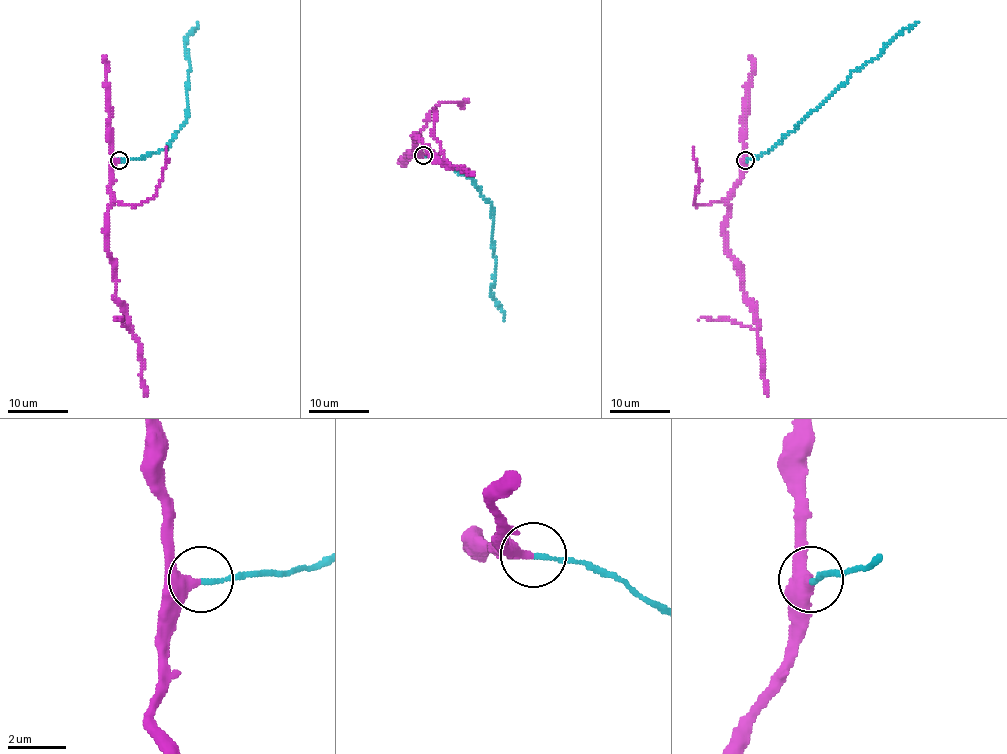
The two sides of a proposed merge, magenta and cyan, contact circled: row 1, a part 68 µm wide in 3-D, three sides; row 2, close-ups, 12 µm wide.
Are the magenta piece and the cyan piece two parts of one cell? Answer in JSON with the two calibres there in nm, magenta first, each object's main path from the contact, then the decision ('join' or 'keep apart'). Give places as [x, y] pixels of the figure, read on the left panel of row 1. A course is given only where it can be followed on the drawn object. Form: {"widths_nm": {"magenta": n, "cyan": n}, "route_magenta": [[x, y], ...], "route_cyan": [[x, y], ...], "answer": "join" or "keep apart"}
{"widths_nm": {"magenta": 400, "cyan": 160}, "route_magenta": [[119, 160], [109, 190], [111, 199], [107, 213], [106, 249], [111, 260], [116, 298], [138, 343], [146, 395]], "route_cyan": [[119, 160], [135, 160], [164, 150], [186, 122], [186, 91], [190, 70], [185, 40], [198, 23]], "answer": "join"}

